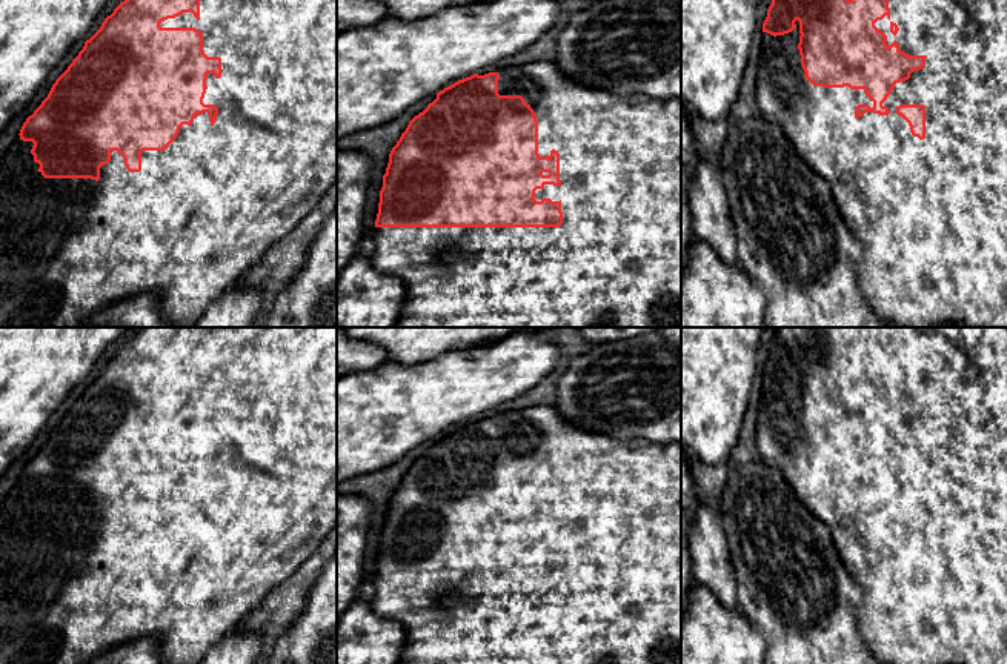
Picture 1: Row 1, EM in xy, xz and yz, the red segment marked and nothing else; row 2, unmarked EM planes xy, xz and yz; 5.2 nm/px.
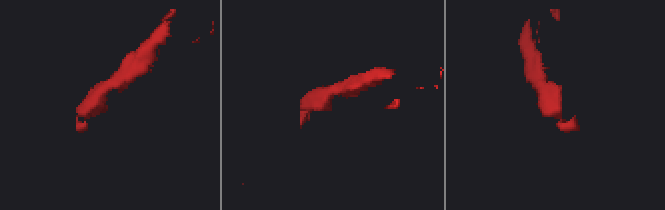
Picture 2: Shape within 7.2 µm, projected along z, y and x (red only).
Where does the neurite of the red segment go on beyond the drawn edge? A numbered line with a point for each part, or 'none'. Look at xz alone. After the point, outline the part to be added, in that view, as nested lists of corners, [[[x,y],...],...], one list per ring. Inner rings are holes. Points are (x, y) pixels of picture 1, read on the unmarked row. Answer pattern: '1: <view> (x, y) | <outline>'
1: xz (617, 600) | [[[552,404],[501,412],[497,417],[500,418],[498,438],[521,440],[533,453],[538,464],[540,501],[549,501],[552,493],[560,498],[561,529],[544,529],[543,533],[535,535],[535,544],[541,546],[543,543],[550,543],[552,546],[560,546],[563,569],[560,572],[375,572],[372,576],[369,576],[369,579],[374,583],[374,596],[367,601],[369,606],[375,613],[398,621],[406,632],[406,641],[398,664],[681,664],[681,446],[676,443],[652,443],[644,438],[615,440],[581,430],[569,424]]]

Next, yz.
1: yz (930, 560) | [[[879,327],[889,346],[890,358],[875,370],[887,380],[887,390],[895,384],[899,395],[909,400],[924,400],[926,410],[913,415],[910,423],[895,429],[882,447],[890,458],[866,456],[855,461],[858,449],[869,449],[864,433],[813,430],[801,410],[799,366],[784,380],[763,377],[761,398],[756,421],[756,447],[766,464],[776,466],[803,504],[819,518],[832,533],[836,550],[852,576],[859,586],[862,599],[858,610],[858,627],[869,650],[882,664],[1007,664],[1007,327]],[[899,449],[926,450],[926,483],[919,484],[910,476],[909,467],[896,458]]]

